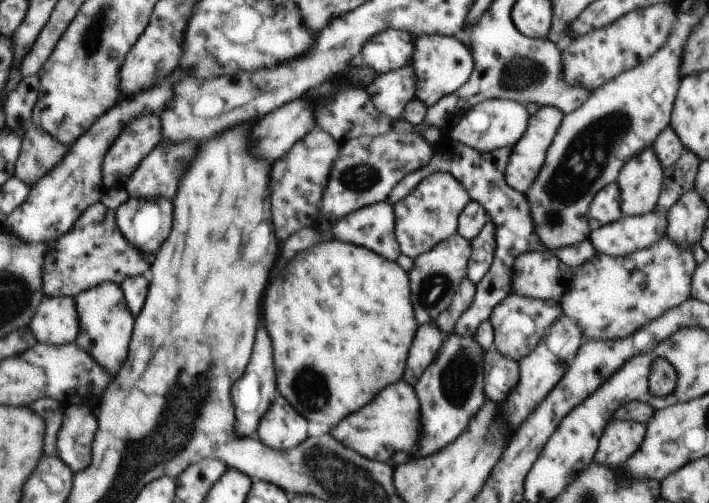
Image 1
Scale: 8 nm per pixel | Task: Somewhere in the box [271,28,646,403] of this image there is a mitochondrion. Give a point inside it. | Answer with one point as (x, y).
(587, 156)

